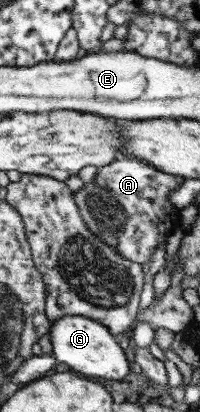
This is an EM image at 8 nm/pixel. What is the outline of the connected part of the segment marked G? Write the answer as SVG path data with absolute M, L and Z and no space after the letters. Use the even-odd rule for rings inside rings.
M69 315L64 319L52 321L53 330L52 346L54 357L61 365L70 371L90 376L92 379L124 381L130 373L130 363L124 349L118 345L119 337L113 335L105 324L94 321L84 316Z

